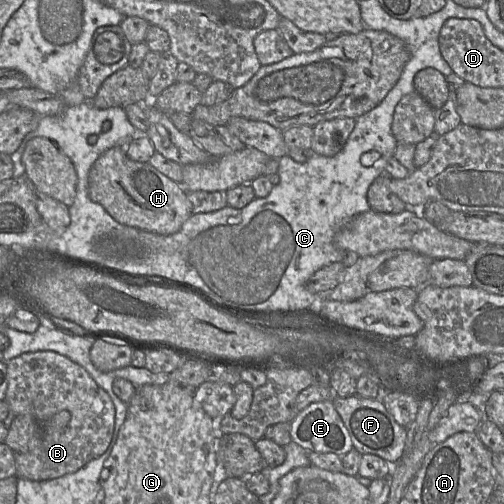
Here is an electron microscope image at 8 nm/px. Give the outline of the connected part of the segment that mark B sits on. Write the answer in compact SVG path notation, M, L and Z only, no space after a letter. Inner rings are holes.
M54 351L26 352L7 362L7 377L5 401L13 417L30 415L41 426L37 437L31 441L29 449L25 453L14 454L17 478L32 481L59 478L78 471L107 450L114 430L115 407L107 392L82 366ZM62 410L69 411L71 419L64 428L54 427L52 417Z

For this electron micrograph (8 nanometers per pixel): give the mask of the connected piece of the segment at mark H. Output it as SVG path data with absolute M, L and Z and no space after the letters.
M116 145L103 152L91 166L88 175L88 195L93 202L103 206L120 224L159 235L171 235L178 232L193 214L187 193L181 184L162 174L150 163L130 159L121 145Z

